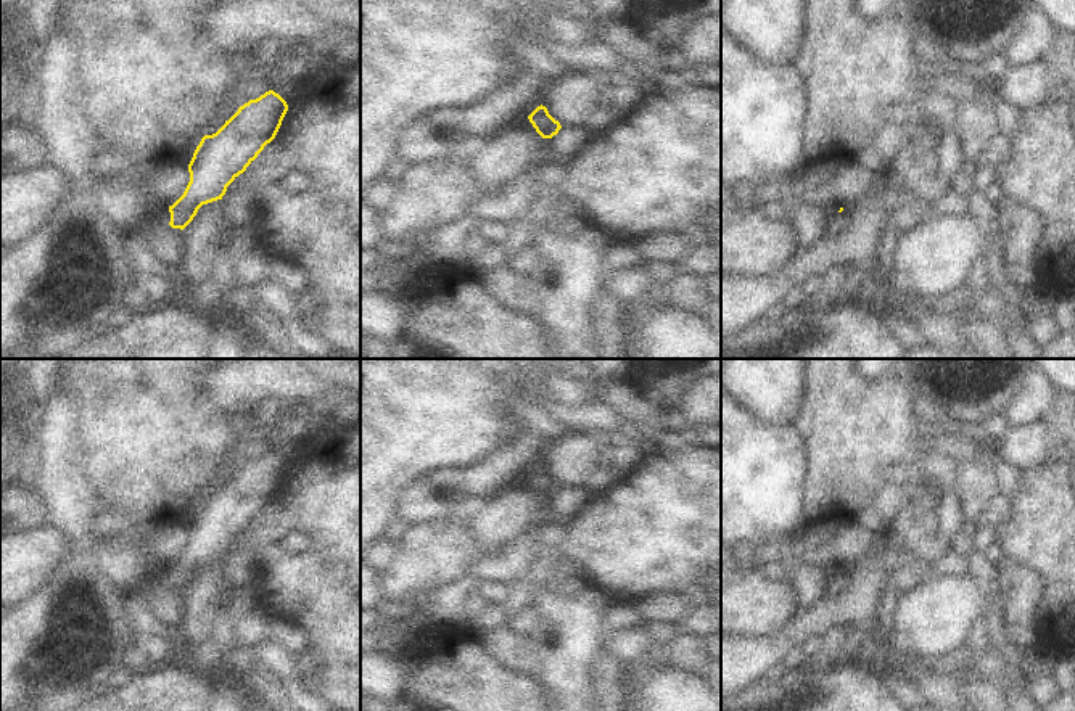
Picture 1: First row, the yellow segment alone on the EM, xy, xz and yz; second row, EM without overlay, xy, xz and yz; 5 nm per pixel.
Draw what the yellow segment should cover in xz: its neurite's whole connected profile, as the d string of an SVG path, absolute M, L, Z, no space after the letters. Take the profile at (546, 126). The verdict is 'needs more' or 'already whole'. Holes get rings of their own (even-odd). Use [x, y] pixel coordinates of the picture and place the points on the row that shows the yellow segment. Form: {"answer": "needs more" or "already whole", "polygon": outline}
{"answer": "already whole", "polygon": "M538 106L529 116L529 122L542 138L552 138L562 129L560 122L555 121L546 106Z"}

